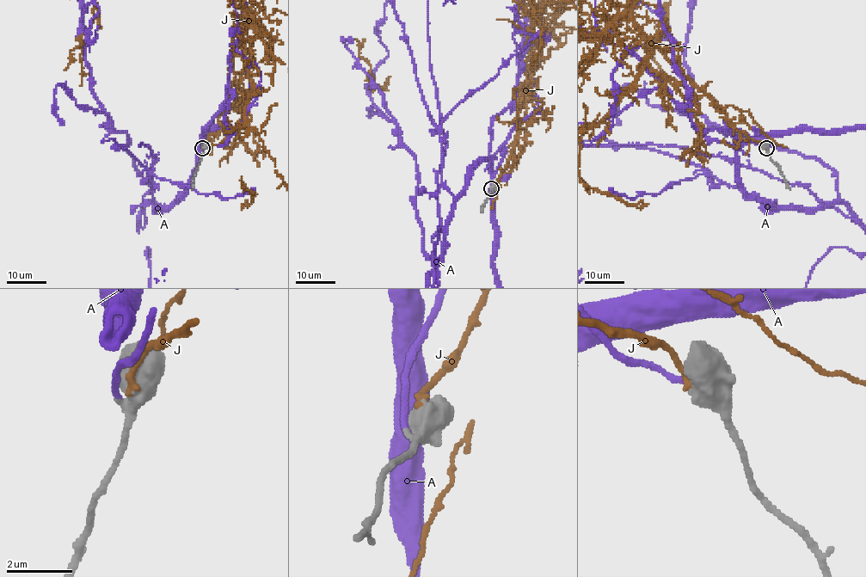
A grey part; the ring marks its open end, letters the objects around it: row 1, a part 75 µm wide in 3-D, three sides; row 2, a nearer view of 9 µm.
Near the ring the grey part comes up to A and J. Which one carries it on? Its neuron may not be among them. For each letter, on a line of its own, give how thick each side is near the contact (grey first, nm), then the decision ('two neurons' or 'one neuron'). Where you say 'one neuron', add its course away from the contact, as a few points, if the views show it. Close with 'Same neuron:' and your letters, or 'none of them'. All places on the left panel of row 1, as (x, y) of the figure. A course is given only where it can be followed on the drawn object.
A: 600/190 nm | one neuron
J: 600/220 nm | two neurons
Same neuron: A

